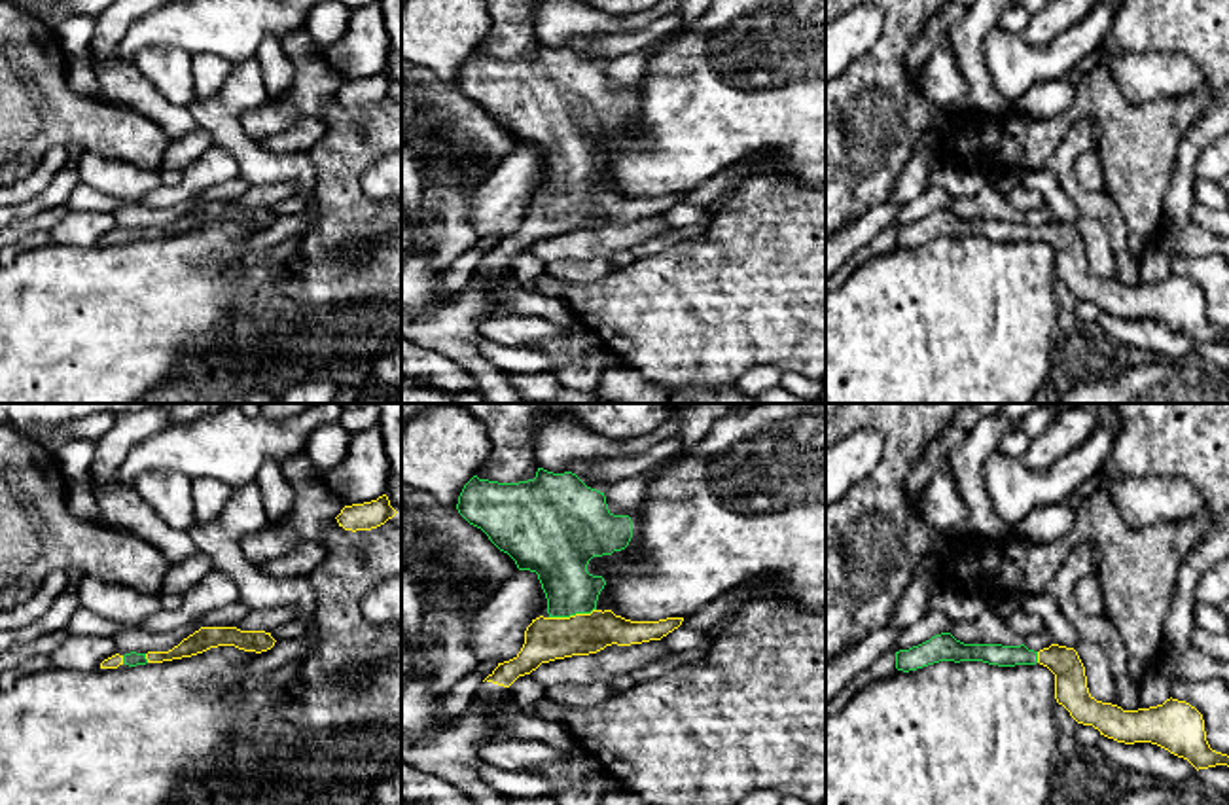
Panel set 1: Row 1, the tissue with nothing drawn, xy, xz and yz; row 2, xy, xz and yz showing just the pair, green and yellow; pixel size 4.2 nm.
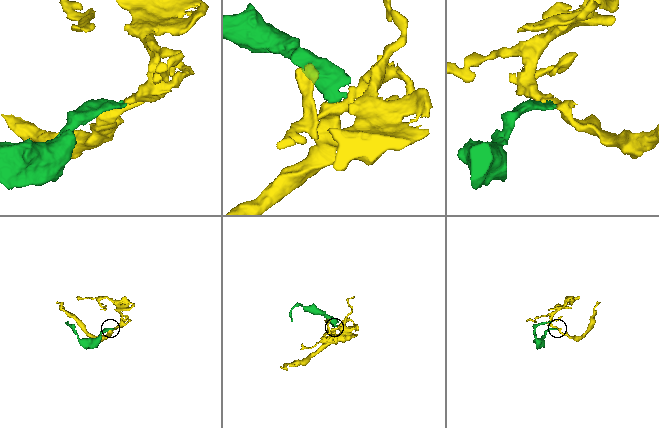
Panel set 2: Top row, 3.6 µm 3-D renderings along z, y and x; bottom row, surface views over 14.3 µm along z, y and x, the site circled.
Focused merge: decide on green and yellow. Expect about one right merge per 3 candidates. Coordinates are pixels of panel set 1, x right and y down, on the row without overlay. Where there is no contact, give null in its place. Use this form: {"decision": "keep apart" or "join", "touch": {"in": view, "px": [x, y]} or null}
{"decision": "join", "touch": {"in": "xz", "px": [572, 190]}}

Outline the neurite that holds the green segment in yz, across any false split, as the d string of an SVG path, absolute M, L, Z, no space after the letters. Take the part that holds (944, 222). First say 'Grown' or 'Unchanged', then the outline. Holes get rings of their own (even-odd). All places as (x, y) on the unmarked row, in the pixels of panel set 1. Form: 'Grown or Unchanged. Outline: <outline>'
Grown. Outline: M941 208L909 225L896 227L896 244L909 248L939 237L983 237L998 242L1043 241L1055 250L1055 275L1083 301L1117 318L1151 318L1187 335L1197 347L1229 343L1229 331L1210 324L1202 290L1185 277L1167 275L1163 280L1123 286L1096 277L1087 263L1085 242L1074 224L1051 220L1040 227L1002 220L964 220Z

